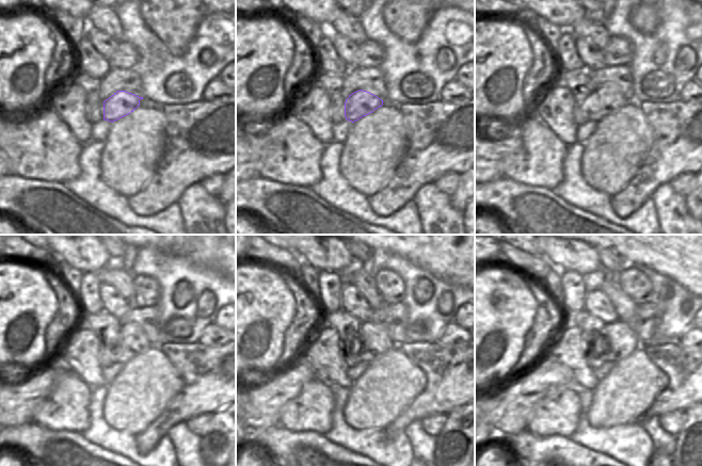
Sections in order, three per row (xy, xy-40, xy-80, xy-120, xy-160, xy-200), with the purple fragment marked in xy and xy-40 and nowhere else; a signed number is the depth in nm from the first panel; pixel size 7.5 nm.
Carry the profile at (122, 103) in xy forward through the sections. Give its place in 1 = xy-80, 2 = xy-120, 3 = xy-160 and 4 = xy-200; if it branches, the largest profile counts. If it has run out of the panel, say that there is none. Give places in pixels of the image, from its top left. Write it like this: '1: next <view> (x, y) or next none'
1: next xy-80 (607, 99)
2: next xy-120 (133, 337)
3: next xy-160 (378, 340)
4: next xy-200 (623, 340)

